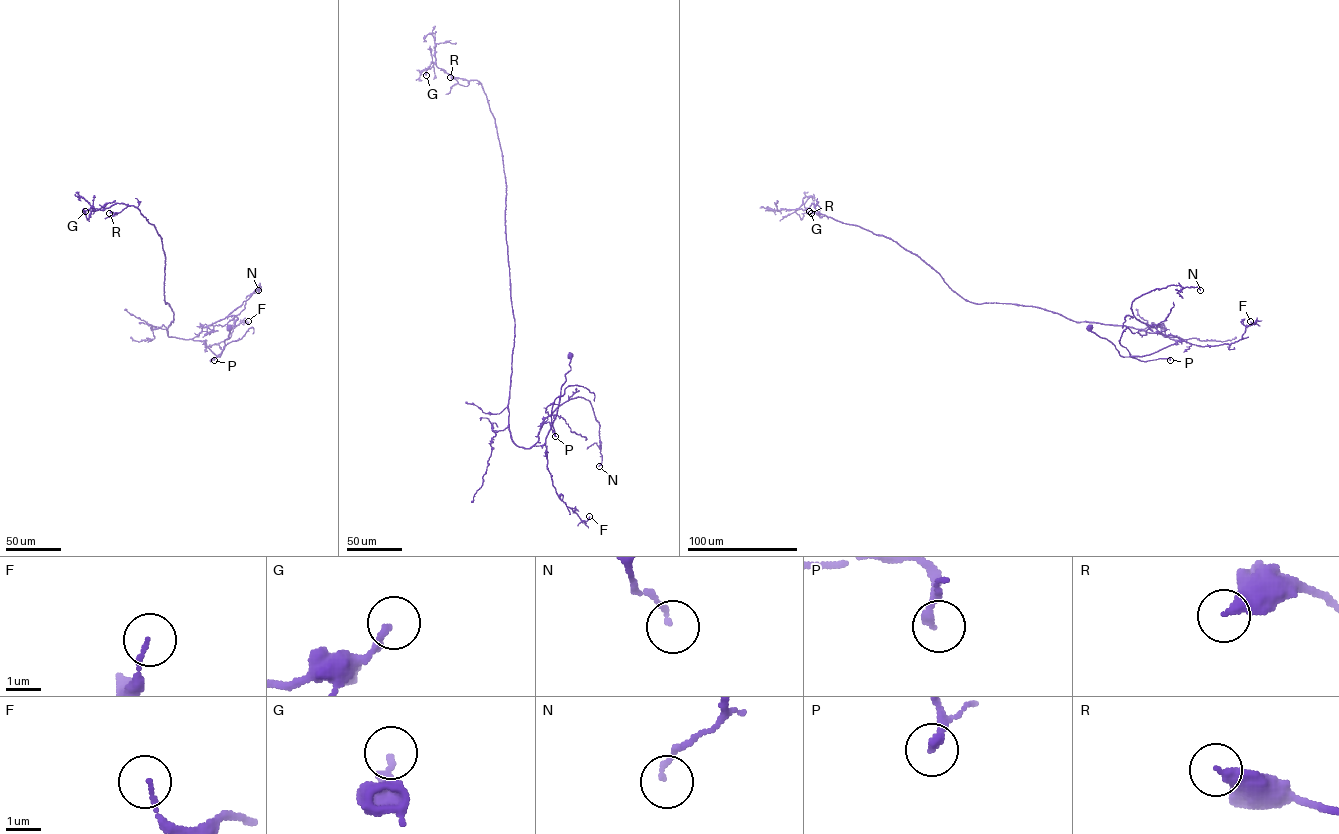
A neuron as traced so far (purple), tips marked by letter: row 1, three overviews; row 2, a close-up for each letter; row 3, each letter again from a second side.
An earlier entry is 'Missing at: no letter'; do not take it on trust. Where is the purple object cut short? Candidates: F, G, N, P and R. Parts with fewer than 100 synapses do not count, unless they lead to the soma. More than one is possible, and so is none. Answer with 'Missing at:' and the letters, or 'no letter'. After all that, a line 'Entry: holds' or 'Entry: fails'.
Missing at: no letter
Entry: holds

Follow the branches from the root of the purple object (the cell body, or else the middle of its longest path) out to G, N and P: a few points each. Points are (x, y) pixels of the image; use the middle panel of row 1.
G: (570, 355), (545, 443), (517, 446), (509, 427), (515, 322), (494, 118), (478, 81), (432, 62), (426, 75)
N: (570, 355), (545, 443), (533, 445), (545, 418), (565, 402), (583, 397), (599, 425), (599, 466)
P: (570, 355), (570, 369), (565, 375), (560, 397), (555, 399), (552, 407), (555, 436)

